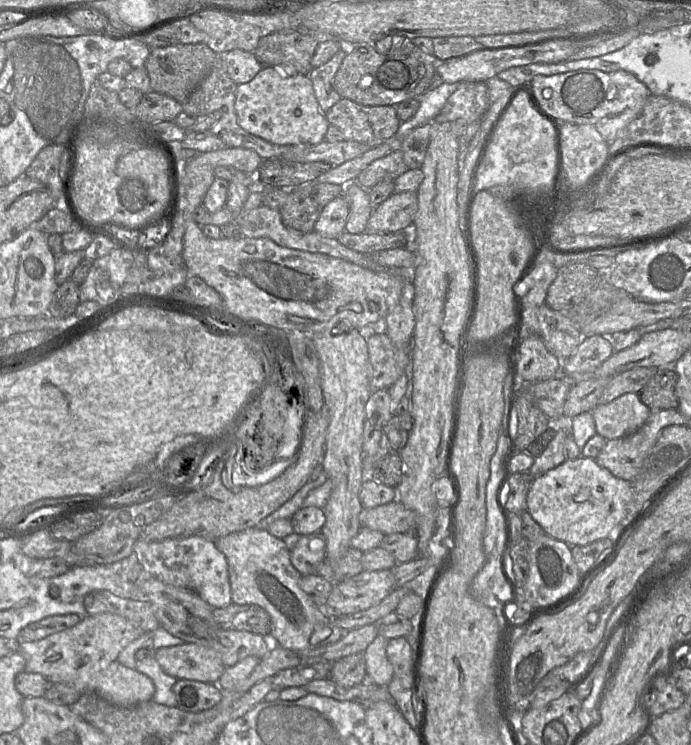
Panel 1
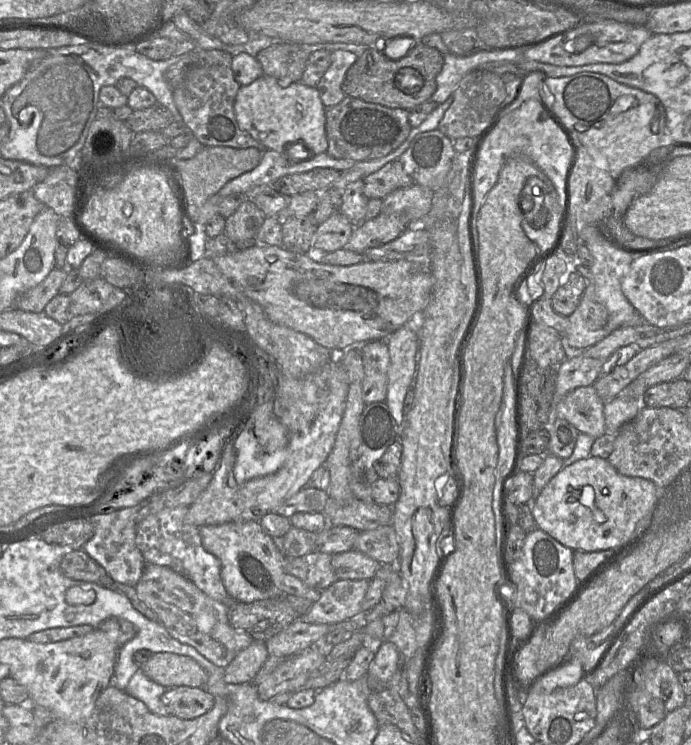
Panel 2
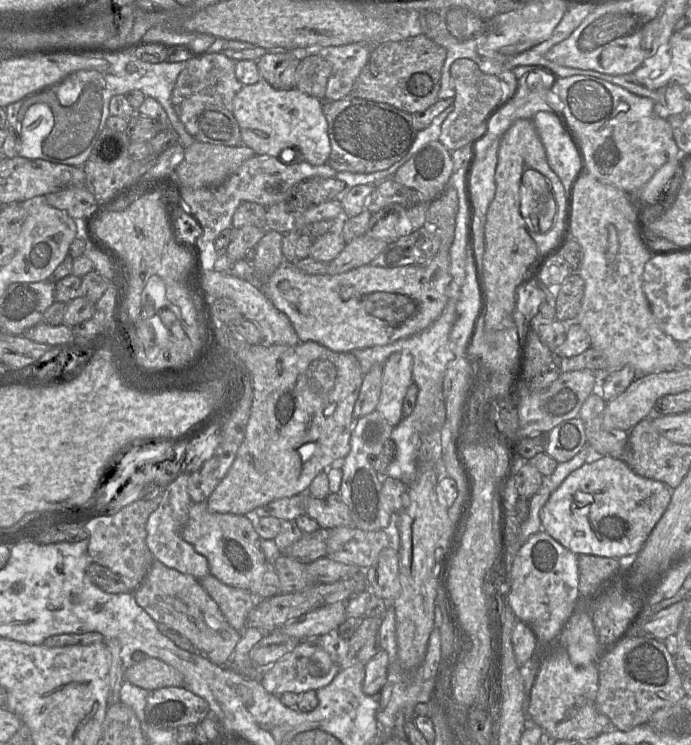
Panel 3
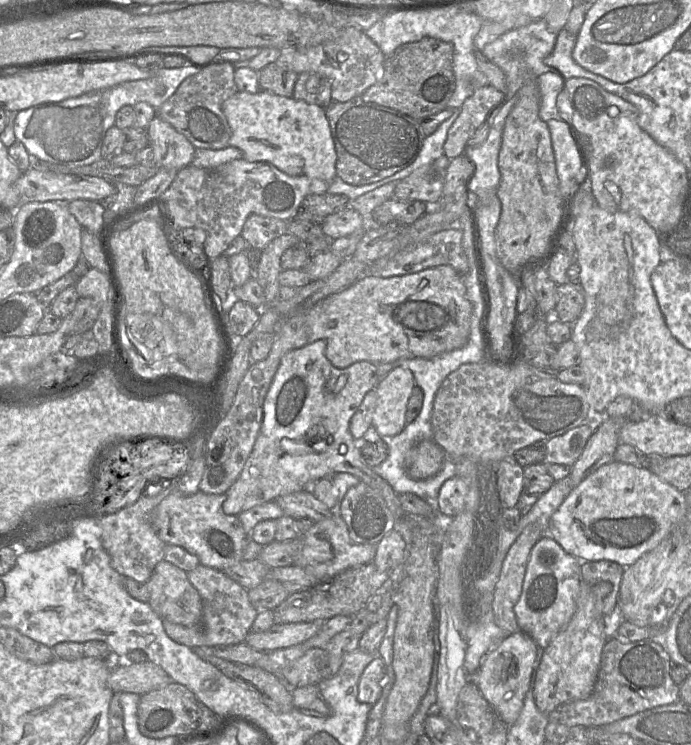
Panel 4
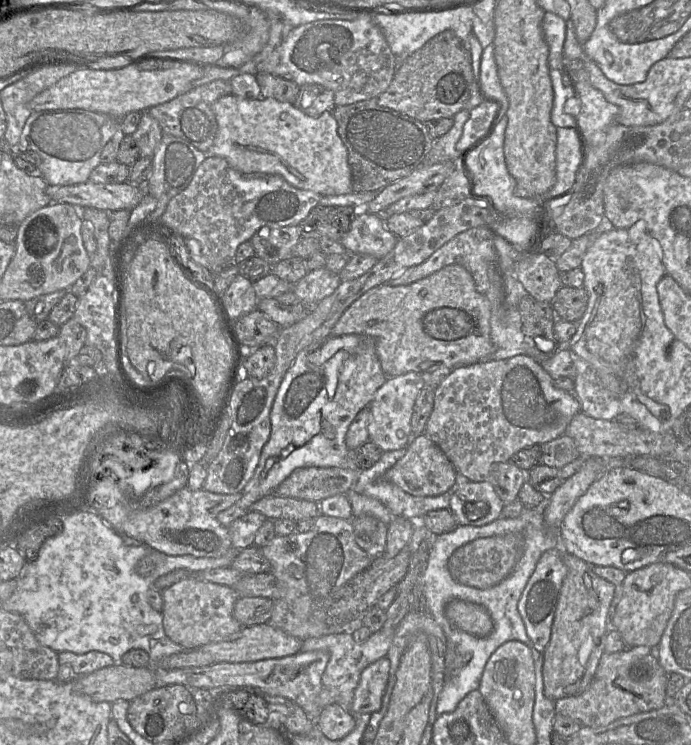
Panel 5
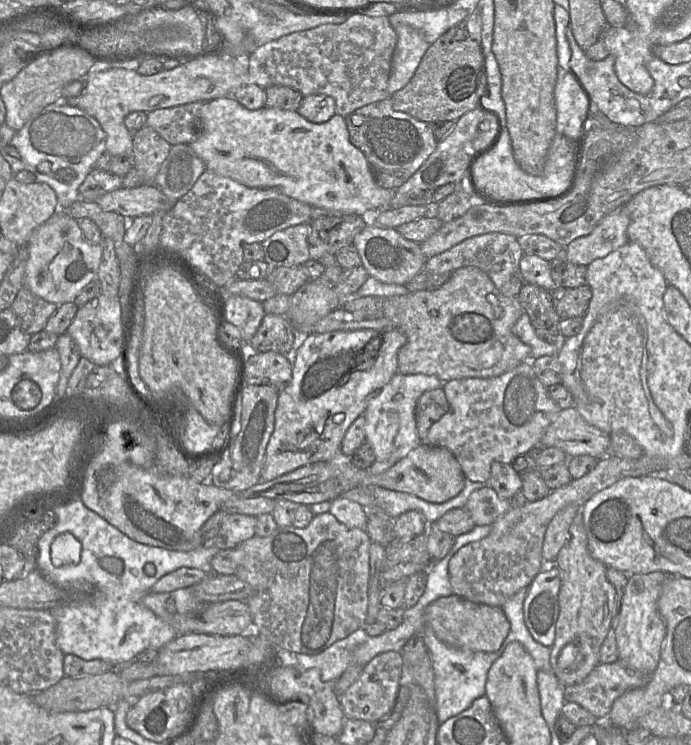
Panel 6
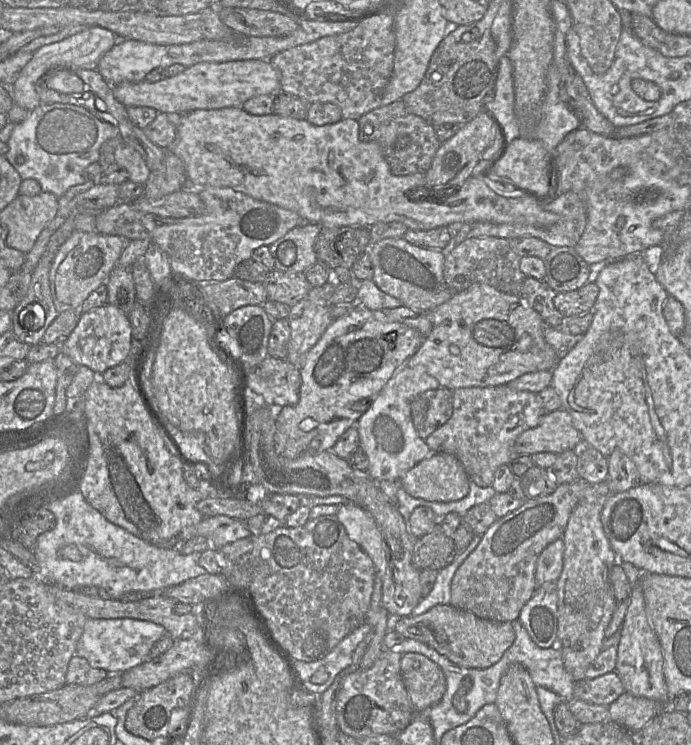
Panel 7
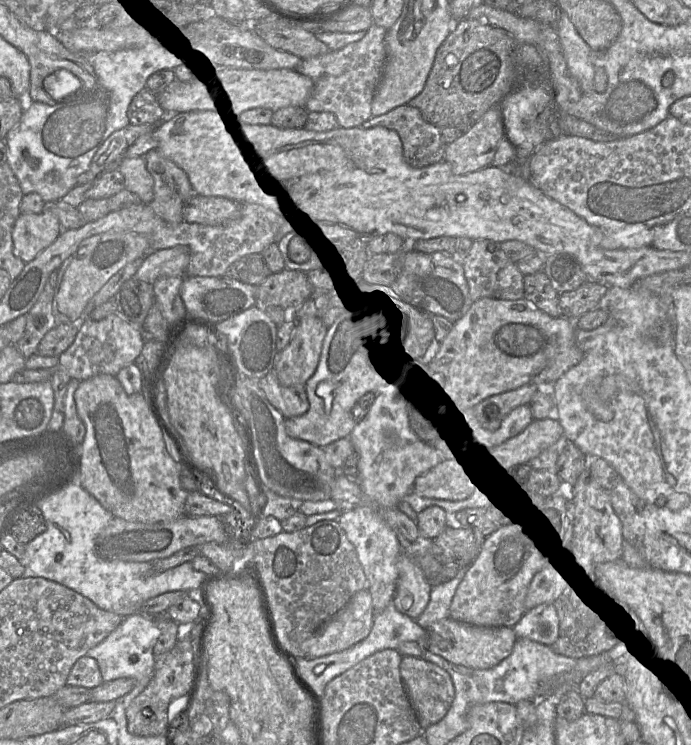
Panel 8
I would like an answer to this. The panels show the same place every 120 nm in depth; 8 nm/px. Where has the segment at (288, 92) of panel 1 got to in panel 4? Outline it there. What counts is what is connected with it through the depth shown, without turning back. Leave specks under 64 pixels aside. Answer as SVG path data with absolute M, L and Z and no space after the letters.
M260 90L254 94L238 91L223 102L222 111L231 129L228 146L238 148L243 153L243 159L269 163L289 176L305 175L326 182L337 177L337 154L325 108Z

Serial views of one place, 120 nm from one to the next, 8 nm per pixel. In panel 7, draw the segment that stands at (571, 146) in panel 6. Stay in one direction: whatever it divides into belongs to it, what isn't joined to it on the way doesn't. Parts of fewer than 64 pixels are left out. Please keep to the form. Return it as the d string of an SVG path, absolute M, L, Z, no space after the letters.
M516 138L509 141L494 172L497 177L517 187L546 194L549 189L550 154L537 139Z

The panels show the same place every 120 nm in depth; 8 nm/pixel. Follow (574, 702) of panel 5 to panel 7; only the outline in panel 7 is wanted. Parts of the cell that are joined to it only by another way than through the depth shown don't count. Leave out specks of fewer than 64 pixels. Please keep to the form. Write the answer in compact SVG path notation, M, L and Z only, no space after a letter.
M612 671L593 679L578 679L574 685L573 698L609 706L624 692L621 679L616 671Z

